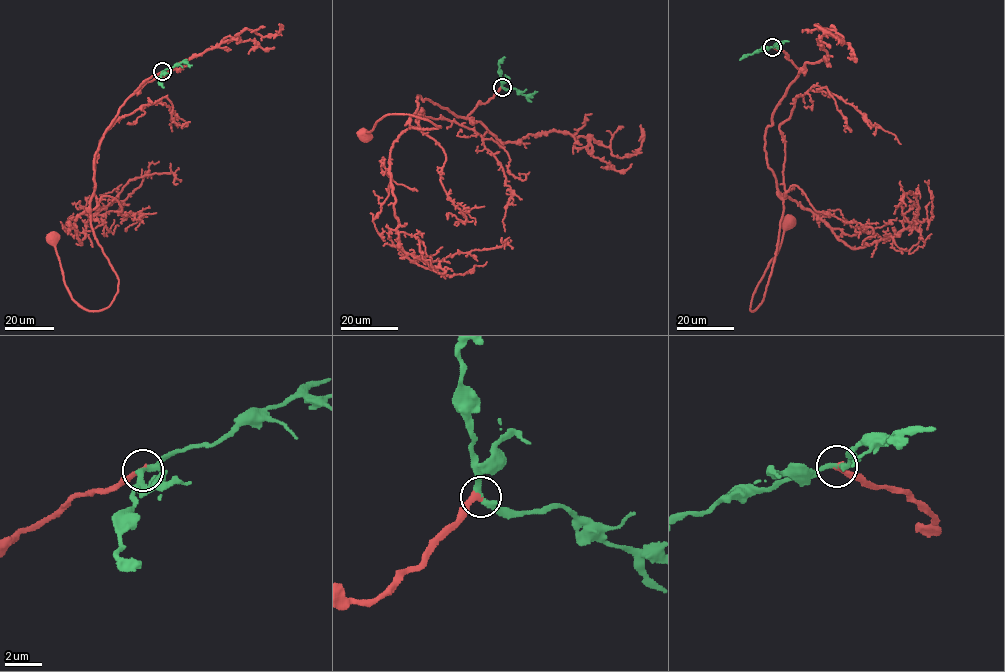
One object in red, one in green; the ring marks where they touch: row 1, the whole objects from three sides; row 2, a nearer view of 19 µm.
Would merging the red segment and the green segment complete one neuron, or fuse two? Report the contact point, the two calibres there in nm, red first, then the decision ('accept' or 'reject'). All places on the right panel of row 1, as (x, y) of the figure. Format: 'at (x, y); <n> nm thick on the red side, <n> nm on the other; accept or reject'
at (772, 47); 320 nm thick on the red side, 280 nm on the other; accept

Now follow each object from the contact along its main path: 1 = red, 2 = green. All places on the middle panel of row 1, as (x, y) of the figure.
1: (502, 87), (462, 118), (418, 95), (409, 128), (440, 127), (410, 114), (387, 114), (365, 134)
2: (502, 87), (514, 88), (525, 95), (538, 91)

